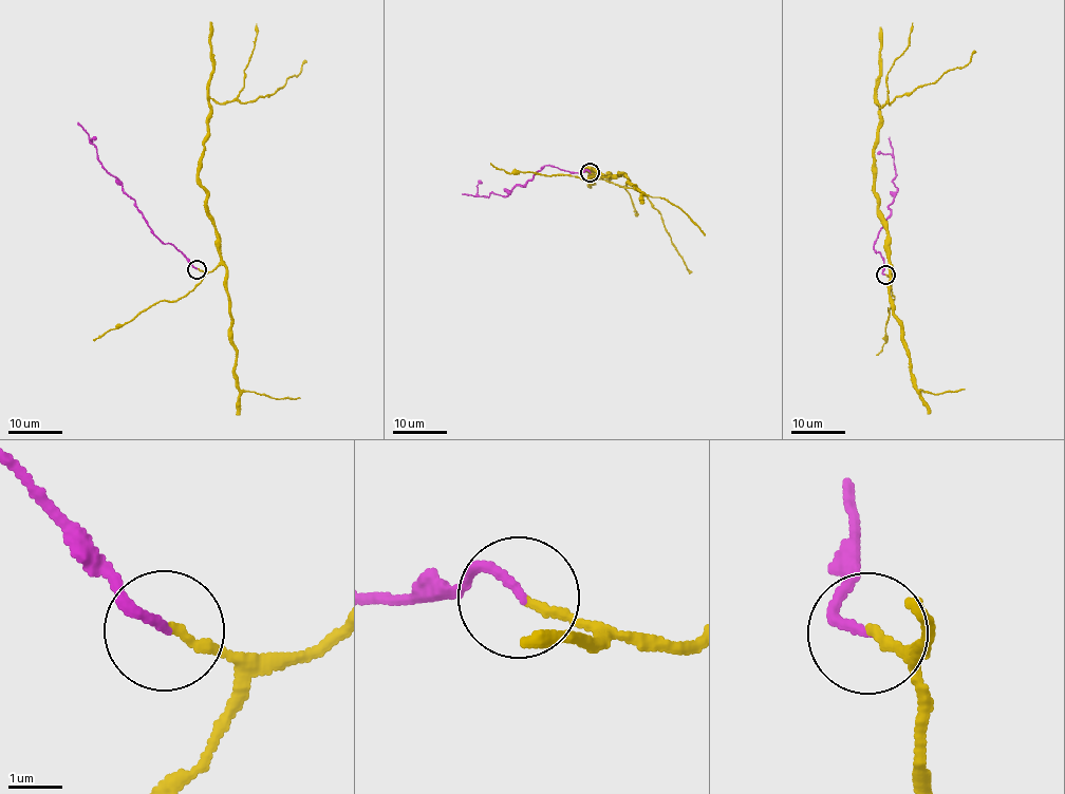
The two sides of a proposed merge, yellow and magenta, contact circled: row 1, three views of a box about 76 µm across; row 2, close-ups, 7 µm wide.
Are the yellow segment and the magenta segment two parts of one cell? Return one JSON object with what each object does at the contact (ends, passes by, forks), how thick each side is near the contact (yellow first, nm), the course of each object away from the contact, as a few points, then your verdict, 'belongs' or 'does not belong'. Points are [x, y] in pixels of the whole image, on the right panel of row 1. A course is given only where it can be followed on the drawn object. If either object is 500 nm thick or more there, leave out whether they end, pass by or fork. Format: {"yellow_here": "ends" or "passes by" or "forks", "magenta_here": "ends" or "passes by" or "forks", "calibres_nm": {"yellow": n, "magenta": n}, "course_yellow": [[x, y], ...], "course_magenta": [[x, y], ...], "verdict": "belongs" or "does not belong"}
{"yellow_here": "ends", "magenta_here": "ends", "calibres_nm": {"yellow": 160, "magenta": 150}, "course_yellow": [[885, 275], [891, 276], [890, 238], [874, 190], [879, 104], [963, 68], [974, 50]], "course_magenta": [[885, 275], [883, 259], [874, 244], [890, 215], [889, 205], [897, 190], [890, 137]], "verdict": "belongs"}

